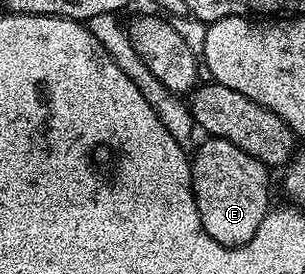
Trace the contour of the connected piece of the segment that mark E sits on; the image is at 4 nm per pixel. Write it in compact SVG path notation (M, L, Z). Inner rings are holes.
M207 136L206 142L192 153L190 162L190 178L194 188L196 207L200 211L200 223L204 223L204 231L229 249L241 249L256 235L256 231L262 225L271 208L270 202L270 173L271 170L260 161L241 150L240 147L228 139Z

